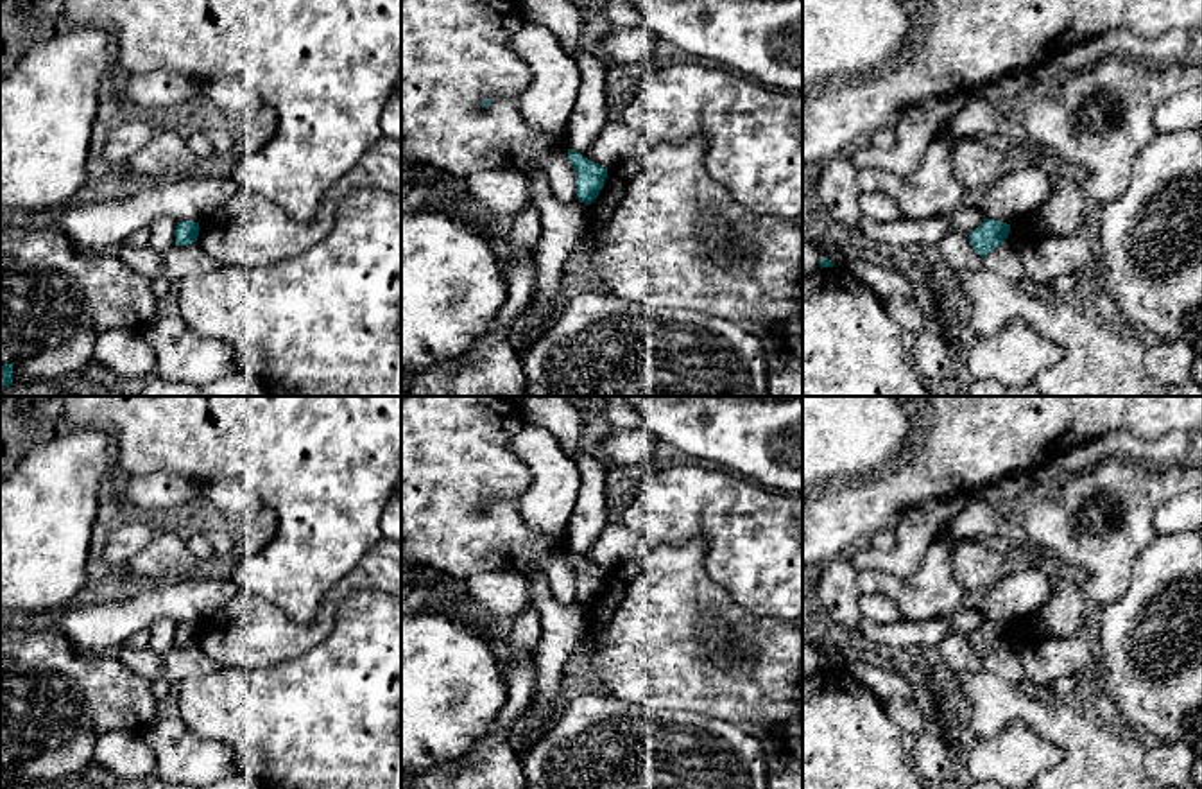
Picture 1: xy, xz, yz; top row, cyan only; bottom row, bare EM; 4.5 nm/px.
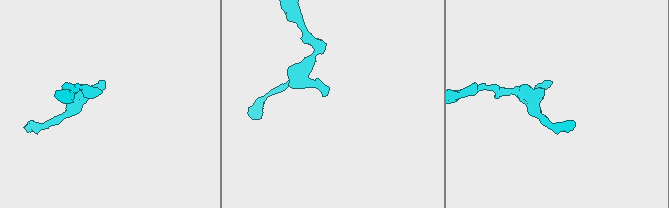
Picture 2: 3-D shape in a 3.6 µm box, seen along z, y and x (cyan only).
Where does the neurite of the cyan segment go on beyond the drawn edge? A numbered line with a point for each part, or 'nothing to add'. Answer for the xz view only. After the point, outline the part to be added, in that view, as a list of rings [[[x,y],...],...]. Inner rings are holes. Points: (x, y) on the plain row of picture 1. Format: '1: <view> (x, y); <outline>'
nothing to add

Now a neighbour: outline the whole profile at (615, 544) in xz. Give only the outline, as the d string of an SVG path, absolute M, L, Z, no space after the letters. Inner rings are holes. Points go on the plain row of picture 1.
M609 522L591 545L593 563L604 570L636 558L645 549L643 538L620 522Z

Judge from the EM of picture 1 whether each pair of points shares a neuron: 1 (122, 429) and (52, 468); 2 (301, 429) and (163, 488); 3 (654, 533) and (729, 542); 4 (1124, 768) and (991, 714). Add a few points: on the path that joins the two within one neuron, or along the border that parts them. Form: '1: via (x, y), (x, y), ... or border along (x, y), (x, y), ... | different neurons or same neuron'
1: border along (67, 431), (99, 429), (110, 440), (113, 465) | different neurons
2: border along (144, 474), (181, 474), (201, 490) | different neurons
3: via (672, 526), (712, 526) | same neuron
4: via (1091, 752), (1059, 723), (1036, 712), (1023, 712) | same neuron

